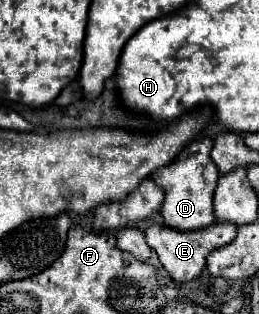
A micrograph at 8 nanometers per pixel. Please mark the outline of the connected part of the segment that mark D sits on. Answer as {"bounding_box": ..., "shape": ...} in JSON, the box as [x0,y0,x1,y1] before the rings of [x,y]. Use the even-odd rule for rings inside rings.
{"bounding_box":[151,137,219,229],"shape":[[[209,137],[195,141],[195,153],[183,151],[171,165],[157,169],[151,179],[165,191],[161,215],[171,229],[205,229],[215,221],[213,193],[219,181],[219,169],[211,159],[213,141]]]}

